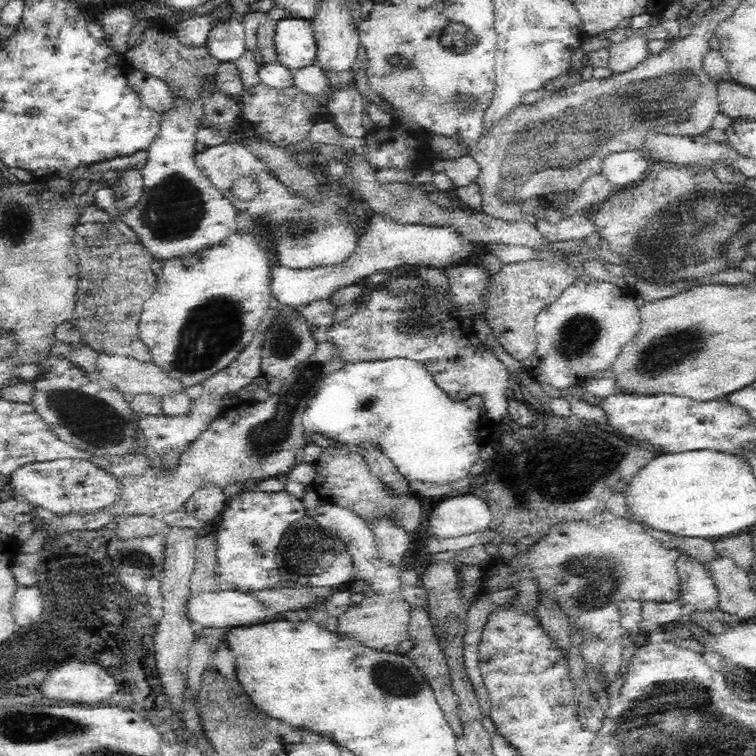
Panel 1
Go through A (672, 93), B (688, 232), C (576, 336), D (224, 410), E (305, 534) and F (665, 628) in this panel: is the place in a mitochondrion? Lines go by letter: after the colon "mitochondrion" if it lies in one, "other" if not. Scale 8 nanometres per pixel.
A: mitochondrion
B: mitochondrion
C: mitochondrion
D: other
E: mitochondrion
F: other

